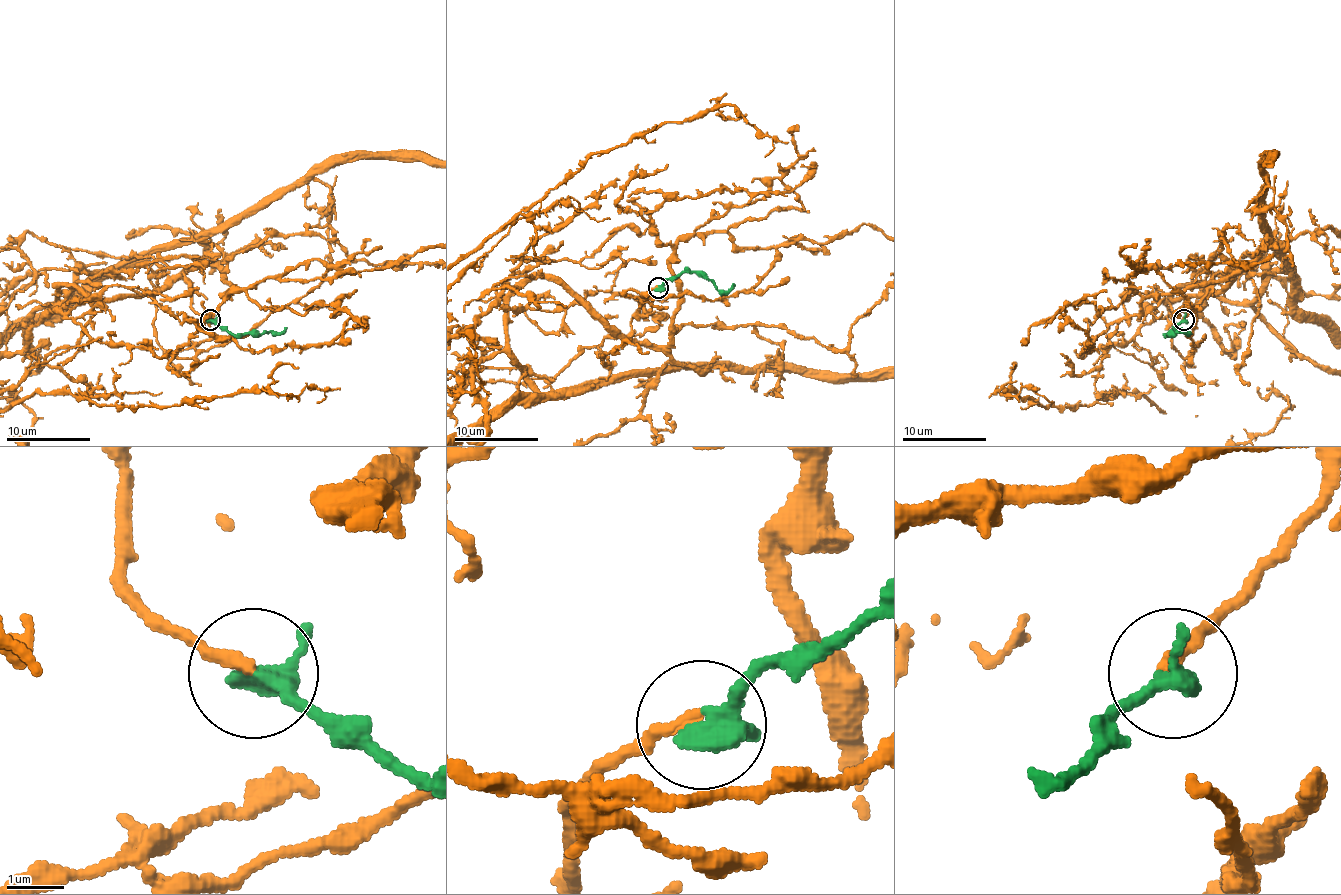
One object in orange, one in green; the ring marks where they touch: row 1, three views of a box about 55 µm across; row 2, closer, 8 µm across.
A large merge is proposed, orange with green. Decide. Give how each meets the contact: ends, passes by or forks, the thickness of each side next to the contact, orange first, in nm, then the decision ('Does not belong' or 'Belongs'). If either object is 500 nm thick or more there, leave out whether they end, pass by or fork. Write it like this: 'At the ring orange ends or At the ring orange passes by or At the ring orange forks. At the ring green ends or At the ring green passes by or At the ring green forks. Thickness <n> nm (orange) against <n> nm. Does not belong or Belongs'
At the ring orange ends. At the ring green passes by. Thickness 220 nm (orange) against 340 nm. Belongs

